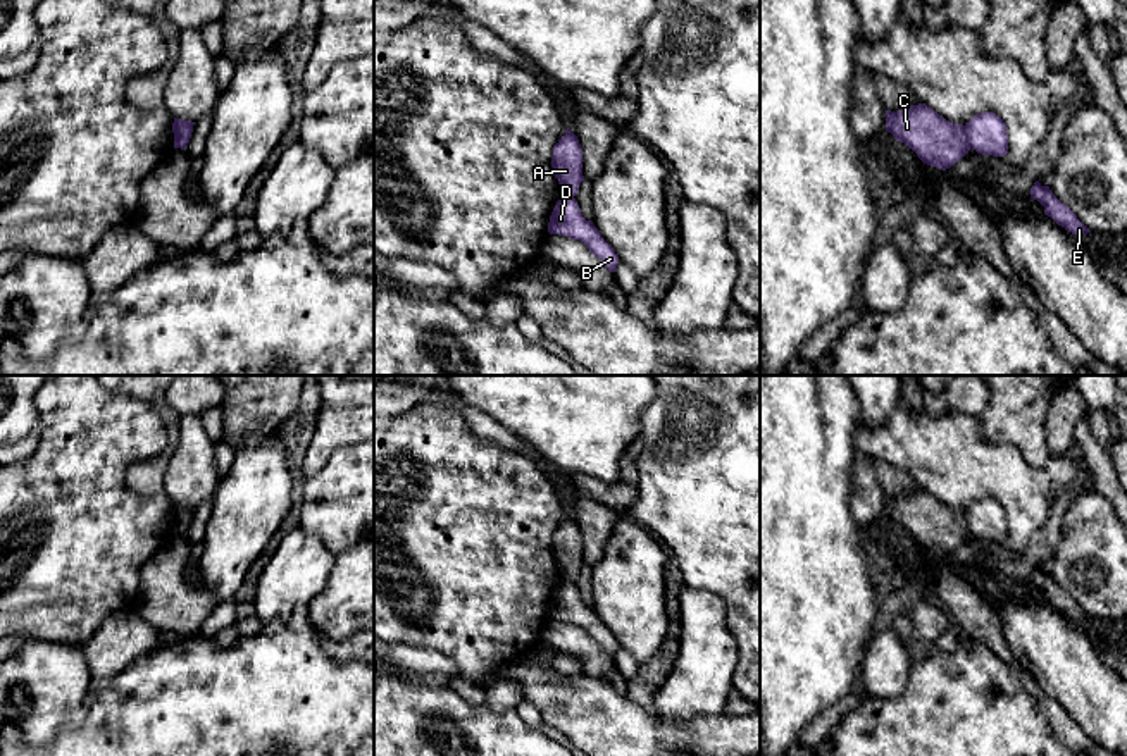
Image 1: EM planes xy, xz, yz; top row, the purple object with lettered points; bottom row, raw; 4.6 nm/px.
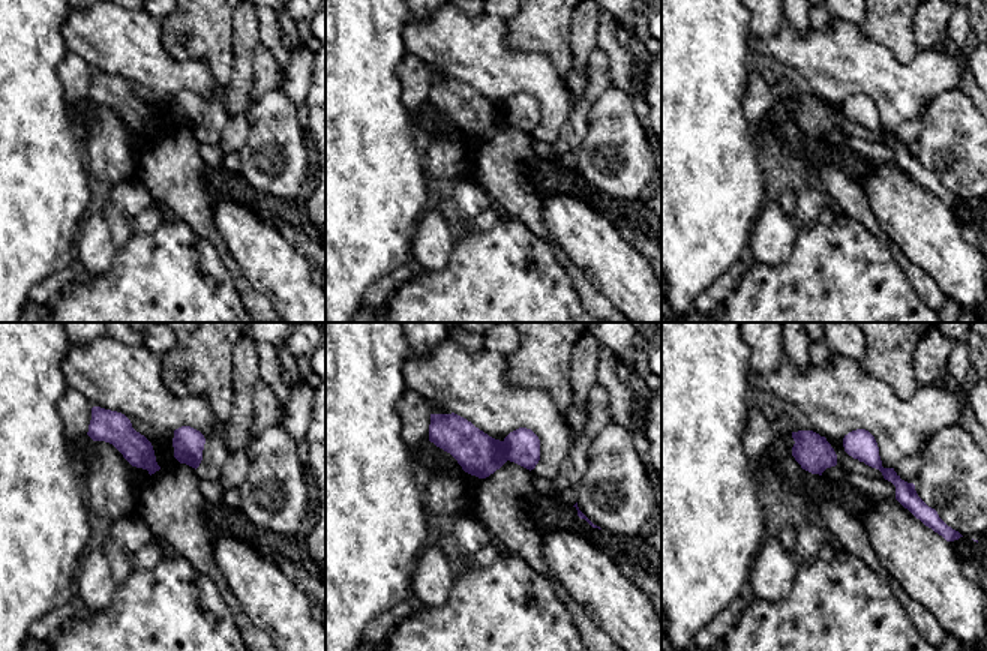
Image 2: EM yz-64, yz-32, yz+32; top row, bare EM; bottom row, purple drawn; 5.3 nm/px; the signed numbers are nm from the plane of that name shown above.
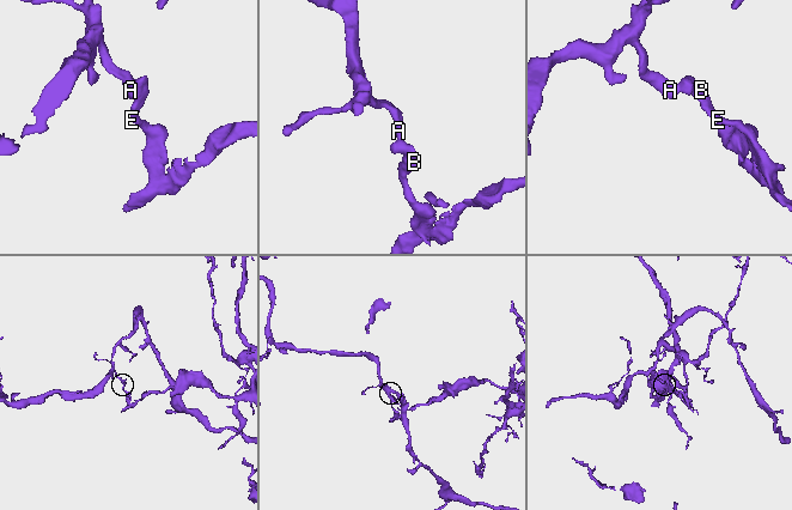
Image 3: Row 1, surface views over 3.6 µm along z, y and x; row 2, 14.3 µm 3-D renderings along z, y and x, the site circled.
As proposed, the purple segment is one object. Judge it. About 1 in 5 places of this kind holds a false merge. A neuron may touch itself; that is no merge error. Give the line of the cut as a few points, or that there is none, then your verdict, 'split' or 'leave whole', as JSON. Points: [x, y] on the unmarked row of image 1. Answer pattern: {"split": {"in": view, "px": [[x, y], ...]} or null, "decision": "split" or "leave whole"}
{"split": {"in": "yz", "px": [[964, 512], [971, 532]]}, "decision": "split"}

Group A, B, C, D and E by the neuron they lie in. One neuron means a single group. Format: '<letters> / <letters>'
A C / B D E

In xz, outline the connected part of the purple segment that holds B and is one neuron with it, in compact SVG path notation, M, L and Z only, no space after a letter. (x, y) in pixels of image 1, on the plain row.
M560 584L550 601L550 620L569 622L584 629L603 651L615 658L619 642L612 630L608 630L591 606L586 606L579 596L576 584Z

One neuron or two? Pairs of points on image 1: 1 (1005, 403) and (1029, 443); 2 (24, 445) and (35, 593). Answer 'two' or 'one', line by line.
1: one
2: two

